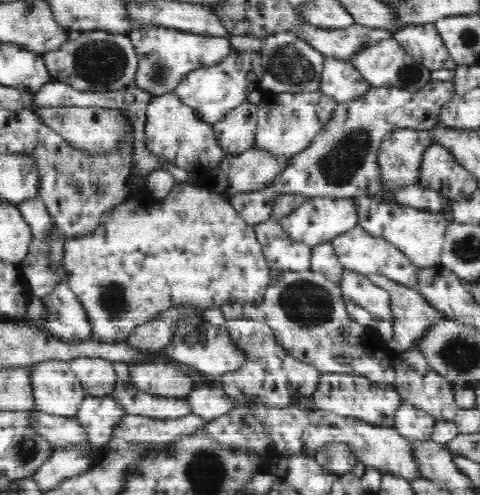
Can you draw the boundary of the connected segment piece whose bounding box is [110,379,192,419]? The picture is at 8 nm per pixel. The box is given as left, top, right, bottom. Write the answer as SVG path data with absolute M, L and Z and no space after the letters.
M117 379L111 394L128 415L142 415L155 419L175 419L188 416L192 409L185 397L168 398L136 390L131 383Z

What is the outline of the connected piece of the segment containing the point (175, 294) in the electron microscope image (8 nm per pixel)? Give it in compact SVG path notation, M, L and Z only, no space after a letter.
M177 183L166 198L157 200L152 206L145 205L138 208L136 212L128 212L128 204L116 206L112 214L108 216L108 222L102 228L96 229L95 233L82 236L82 238L65 238L63 269L67 277L67 285L84 305L90 323L92 323L91 338L99 342L120 343L126 342L131 332L144 322L154 319L158 313L176 308L176 306L197 306L202 309L219 308L223 304L238 302L249 305L252 302L260 302L266 295L270 283L271 269L264 259L262 246L258 243L255 230L252 225L247 224L231 205L228 198L212 192L210 186L186 185Z

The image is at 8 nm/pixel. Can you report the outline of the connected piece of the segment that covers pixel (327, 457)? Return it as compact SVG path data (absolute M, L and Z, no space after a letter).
M331 443L316 450L315 459L329 473L343 477L358 464L358 457L344 443Z

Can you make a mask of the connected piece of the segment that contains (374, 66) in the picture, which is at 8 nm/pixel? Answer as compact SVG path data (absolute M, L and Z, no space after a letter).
M392 37L376 42L376 44L364 46L362 50L351 56L349 61L362 73L364 79L372 87L396 87L417 91L431 81L431 70L414 60Z

